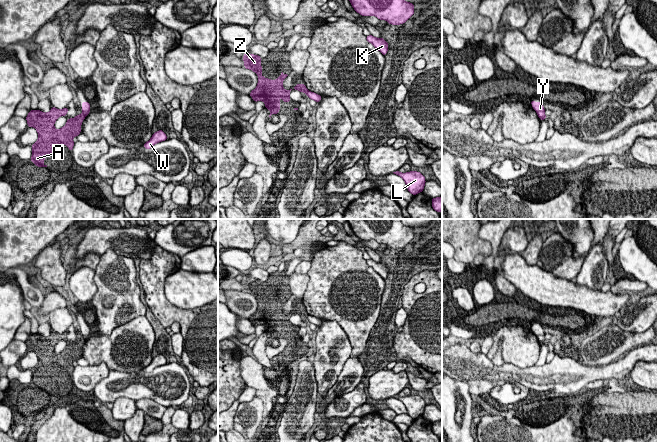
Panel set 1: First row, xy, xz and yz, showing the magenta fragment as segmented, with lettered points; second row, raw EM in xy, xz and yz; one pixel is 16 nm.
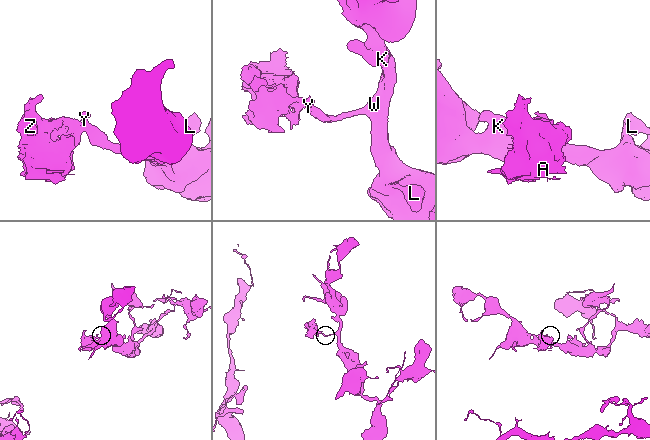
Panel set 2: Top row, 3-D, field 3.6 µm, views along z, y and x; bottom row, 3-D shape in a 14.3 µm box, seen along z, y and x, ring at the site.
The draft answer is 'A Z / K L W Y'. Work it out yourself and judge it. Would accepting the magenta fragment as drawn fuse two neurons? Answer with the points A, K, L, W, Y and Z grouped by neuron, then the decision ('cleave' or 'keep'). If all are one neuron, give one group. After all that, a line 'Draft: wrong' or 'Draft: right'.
A Z / K L W Y; cleave
Draft: right

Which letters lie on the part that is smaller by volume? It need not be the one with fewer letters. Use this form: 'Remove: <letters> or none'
Remove: A, Z

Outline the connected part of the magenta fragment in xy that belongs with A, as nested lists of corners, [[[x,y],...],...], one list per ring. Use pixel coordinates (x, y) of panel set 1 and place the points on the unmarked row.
[[[52,331],[48,337],[40,334],[30,334],[26,341],[28,351],[34,351],[39,359],[38,364],[31,370],[31,385],[37,391],[47,391],[43,388],[46,379],[58,379],[61,369],[67,369],[69,375],[73,375],[73,362],[81,356],[81,348],[85,342],[84,338],[76,339],[75,342],[69,342],[64,351],[56,354],[55,345],[60,340],[66,340],[68,331],[59,334]]]

